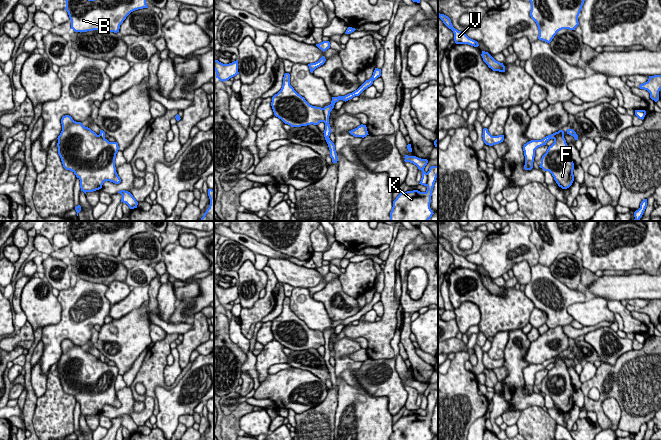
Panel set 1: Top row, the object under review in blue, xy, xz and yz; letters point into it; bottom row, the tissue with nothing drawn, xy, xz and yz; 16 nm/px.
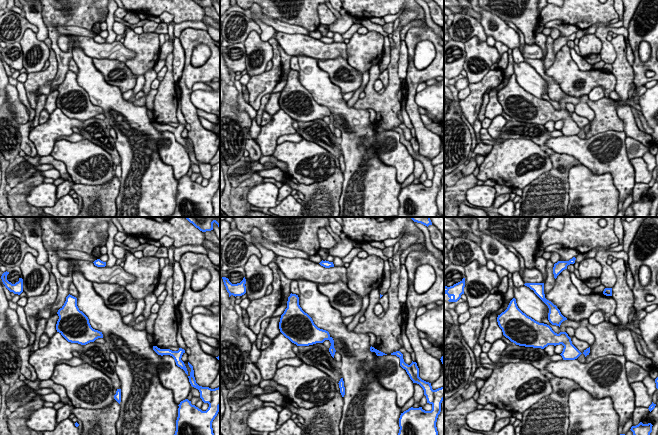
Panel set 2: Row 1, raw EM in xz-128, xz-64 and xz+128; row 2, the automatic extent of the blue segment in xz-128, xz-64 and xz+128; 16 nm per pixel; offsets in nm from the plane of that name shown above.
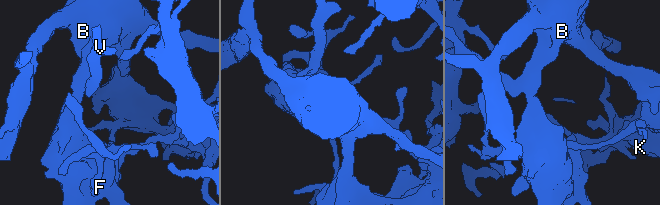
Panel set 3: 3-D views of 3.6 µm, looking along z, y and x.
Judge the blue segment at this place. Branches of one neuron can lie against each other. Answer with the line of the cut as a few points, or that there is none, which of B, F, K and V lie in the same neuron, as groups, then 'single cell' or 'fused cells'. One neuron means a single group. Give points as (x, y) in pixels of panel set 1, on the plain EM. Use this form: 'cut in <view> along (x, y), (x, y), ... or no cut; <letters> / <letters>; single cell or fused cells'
cut in xz along (328, 345), (326, 352); B F V / K; fused cells

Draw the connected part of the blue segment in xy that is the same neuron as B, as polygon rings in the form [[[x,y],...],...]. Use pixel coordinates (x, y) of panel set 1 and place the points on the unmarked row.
[[[66,221],[65,225],[71,253],[80,257],[100,253],[117,257],[131,236],[148,232],[145,221]]]

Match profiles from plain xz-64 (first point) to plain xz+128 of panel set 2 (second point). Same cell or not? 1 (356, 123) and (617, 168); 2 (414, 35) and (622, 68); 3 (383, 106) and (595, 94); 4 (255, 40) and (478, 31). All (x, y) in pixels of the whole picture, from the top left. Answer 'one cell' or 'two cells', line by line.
1: two cells
2: two cells
3: two cells
4: two cells

